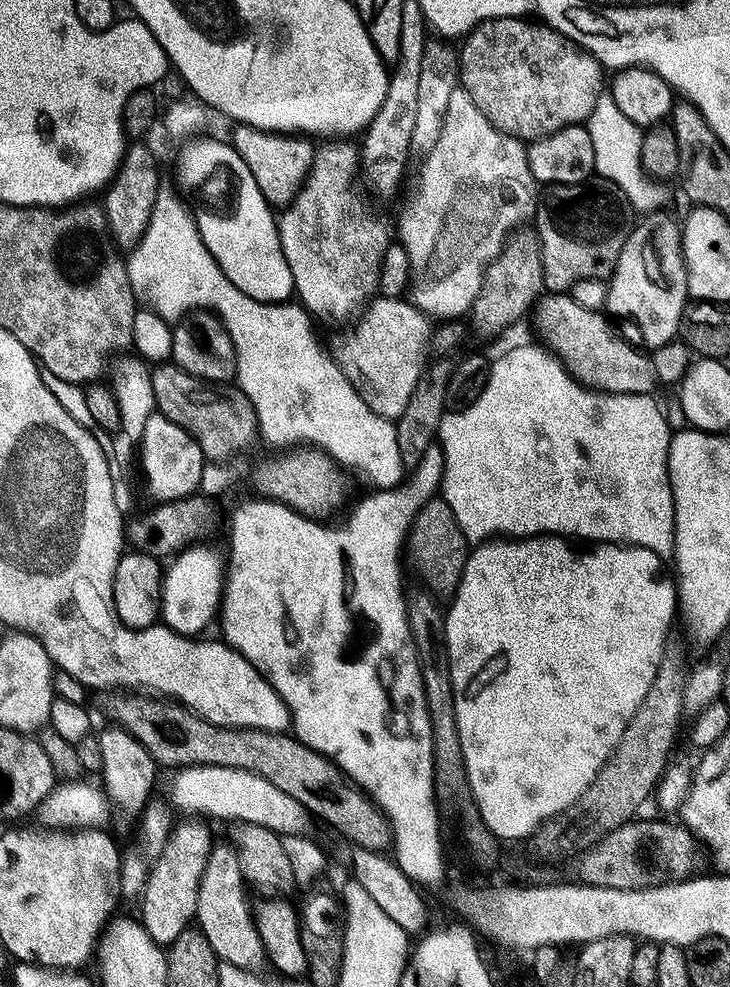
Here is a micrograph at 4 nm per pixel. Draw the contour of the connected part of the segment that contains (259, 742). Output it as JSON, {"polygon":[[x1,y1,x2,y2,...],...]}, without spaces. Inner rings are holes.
{"polygon":[[118,690,112,693,109,693,104,700,104,710,107,716,112,719,112,721,117,727,125,729,128,731,134,738,138,738,138,742,142,742,142,746,150,754,150,758,154,758,154,762,161,769,172,768,171,770,179,770,181,768,190,768,194,764,205,764,206,766,226,766,227,768,237,768,238,770,250,770,254,774,258,774,262,778,266,778,268,782,274,782,274,786,278,786,278,790,282,790,286,794,290,794,290,798,297,800,300,805,313,817,316,816,320,820,325,820,330,827,333,828,336,832,341,832,346,839,349,840,349,845,364,848,367,852,378,852,383,853,385,851,384,847,387,849,392,842,392,828,388,825,388,818,385,816,384,811,362,791,352,779,347,776,344,771,342,771,332,760,327,760,322,754,318,754,310,746,306,746,300,740,296,739,295,735,292,734,283,734,280,732,263,732,257,728,223,728,218,726,214,722,209,720,202,719,199,714,196,712,190,711,189,708,184,704,177,704,175,700,171,698,161,698,155,694,141,694,136,690]]}

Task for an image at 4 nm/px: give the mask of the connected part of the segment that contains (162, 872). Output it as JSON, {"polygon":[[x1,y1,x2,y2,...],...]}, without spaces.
{"polygon":[[184,818,175,825,162,846,162,854,158,854,152,863,152,873,144,887,144,894,139,901,138,919,144,925,146,934,161,946,167,946,182,934,196,919,198,906,198,886,202,882,202,874,206,870,206,862,214,847,212,832,205,821,200,818]]}

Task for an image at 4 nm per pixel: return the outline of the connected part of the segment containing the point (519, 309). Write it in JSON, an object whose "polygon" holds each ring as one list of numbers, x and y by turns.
{"polygon":[[521,226,505,240,498,258,488,264,484,281,470,309,472,328,480,336,496,336,516,324,533,311,534,305,545,295,542,270,542,246,535,227]]}

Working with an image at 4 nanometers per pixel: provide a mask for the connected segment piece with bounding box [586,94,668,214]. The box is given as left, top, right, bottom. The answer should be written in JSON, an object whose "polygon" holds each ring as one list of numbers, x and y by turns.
{"polygon":[[602,94,588,116,586,127,590,134,590,142,594,142,594,162,596,172,611,184,616,184,626,194,633,209,640,214,659,212,668,200,667,183,653,178,644,171,640,161,642,146,642,130,622,110,618,110,618,102,610,94]]}

